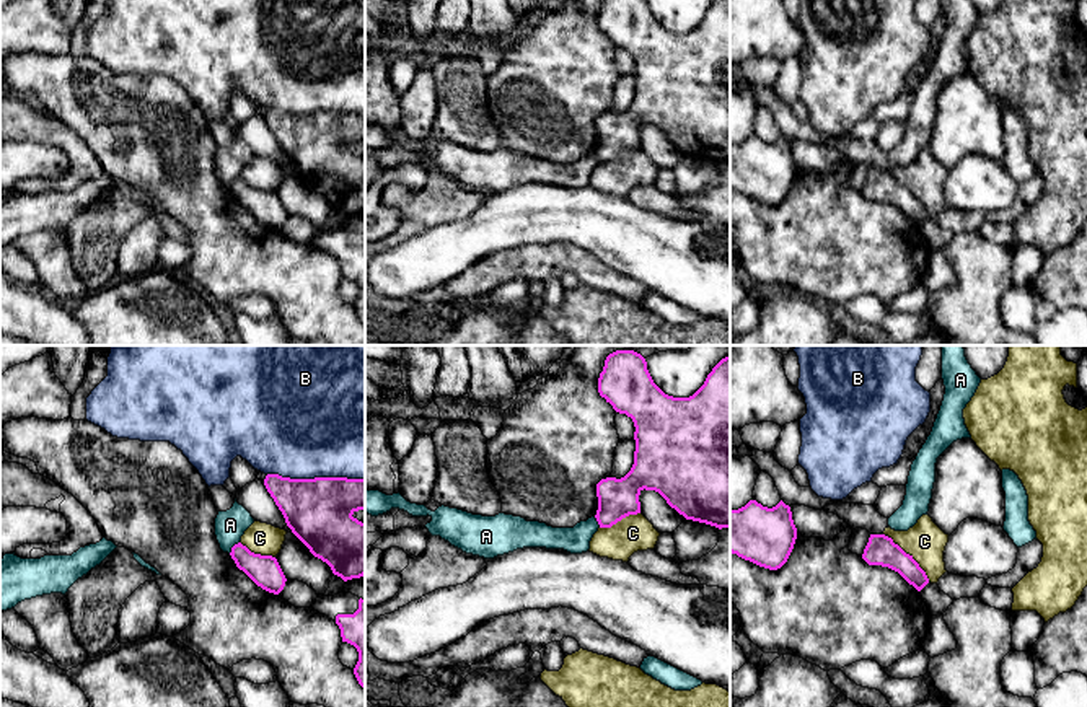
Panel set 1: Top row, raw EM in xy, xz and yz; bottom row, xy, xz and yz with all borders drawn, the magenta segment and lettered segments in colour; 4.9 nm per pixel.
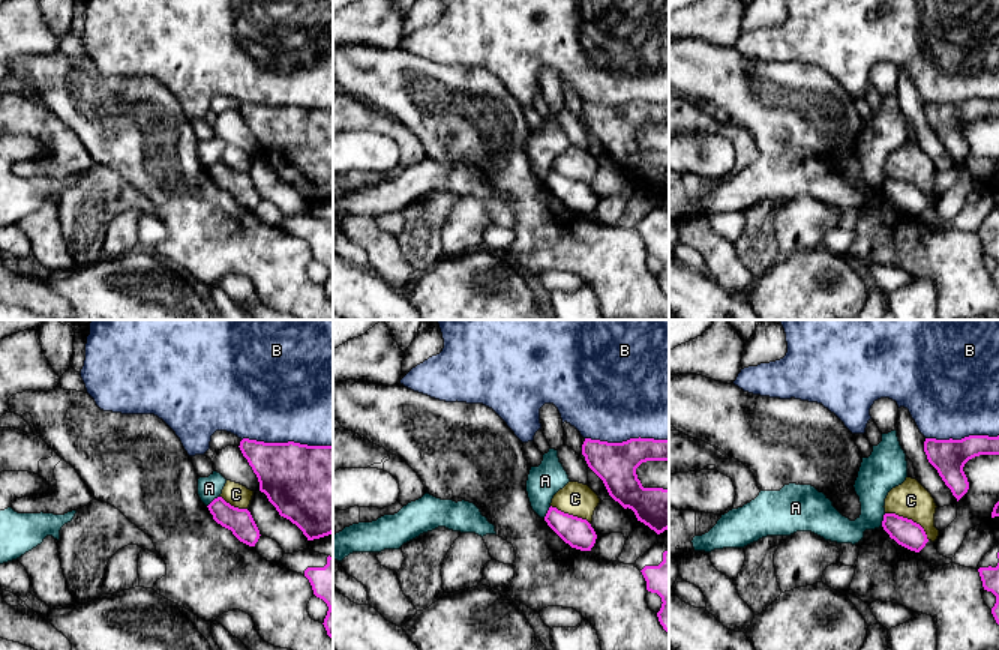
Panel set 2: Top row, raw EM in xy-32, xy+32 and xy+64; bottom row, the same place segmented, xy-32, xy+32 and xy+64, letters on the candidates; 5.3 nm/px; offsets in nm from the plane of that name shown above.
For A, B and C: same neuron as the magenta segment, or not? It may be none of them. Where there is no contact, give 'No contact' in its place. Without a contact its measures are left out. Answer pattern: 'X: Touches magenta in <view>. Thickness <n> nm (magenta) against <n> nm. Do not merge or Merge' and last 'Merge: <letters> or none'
A: Touches magenta in xy. Thickness 160 nm (magenta) against 150 nm. Do not merge
B: Touches magenta in xy. Thickness 320 nm (magenta) against 500 nm. Do not merge
C: Touches magenta in yz. Thickness 150 nm (magenta) against 190 nm. Do not merge
Merge: none

